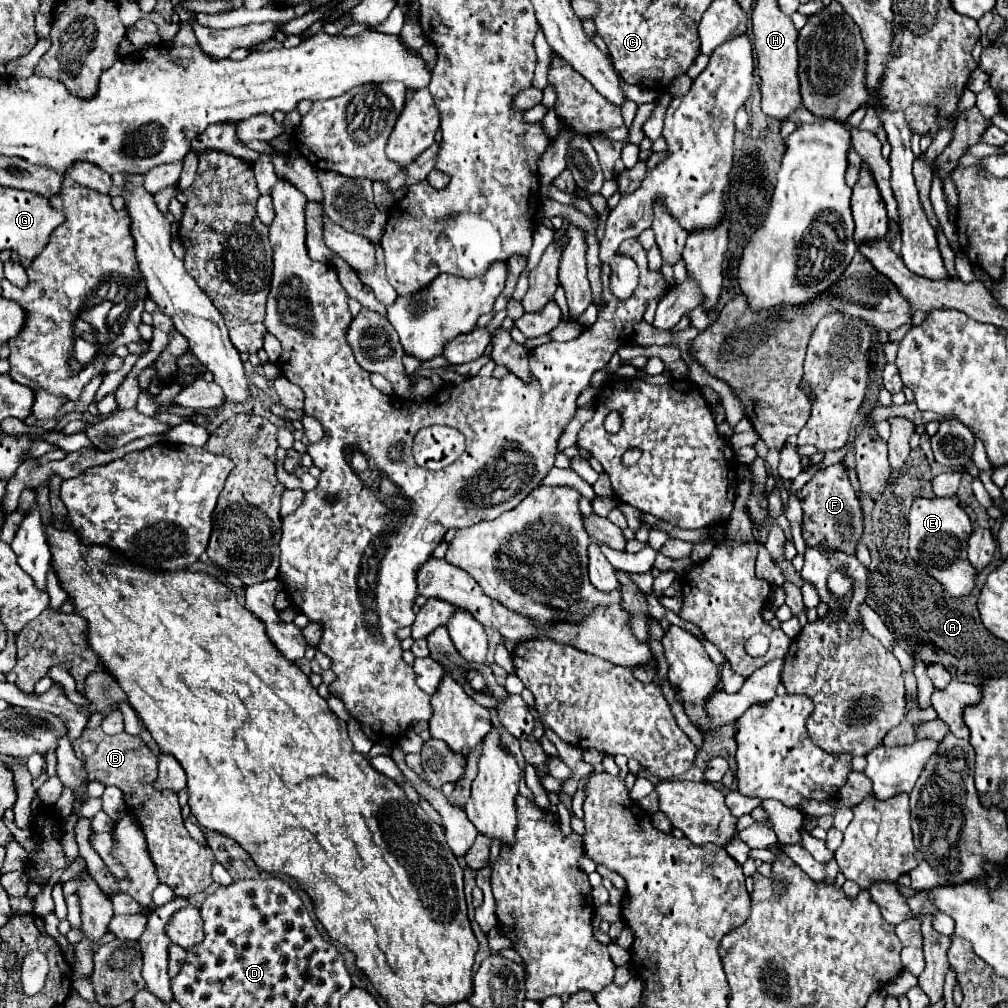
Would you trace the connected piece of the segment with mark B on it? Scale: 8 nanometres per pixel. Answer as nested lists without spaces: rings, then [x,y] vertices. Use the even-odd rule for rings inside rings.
[[[86,728],[82,730],[80,738],[72,742],[72,746],[78,758],[86,762],[90,780],[114,784],[124,792],[128,814],[138,820],[138,826],[146,836],[146,848],[156,866],[158,880],[170,886],[182,898],[204,892],[212,884],[210,872],[214,854],[210,848],[198,844],[184,828],[178,796],[172,790],[156,790],[152,786],[158,774],[158,760],[152,750],[140,740],[140,736],[130,736],[126,732],[108,736],[102,728]]]

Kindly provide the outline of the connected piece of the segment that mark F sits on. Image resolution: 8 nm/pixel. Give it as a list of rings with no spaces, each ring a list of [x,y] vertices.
[[[832,464],[828,468],[818,470],[810,482],[796,494],[804,510],[802,536],[806,546],[824,546],[828,552],[842,550],[846,554],[854,554],[856,544],[862,536],[862,510],[858,492],[854,490],[844,464]]]

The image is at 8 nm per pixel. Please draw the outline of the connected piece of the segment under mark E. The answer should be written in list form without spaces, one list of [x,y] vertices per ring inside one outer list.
[[[916,498],[908,514],[908,552],[910,556],[934,576],[952,596],[966,596],[974,588],[976,572],[966,558],[968,538],[972,534],[970,518],[954,498]]]

